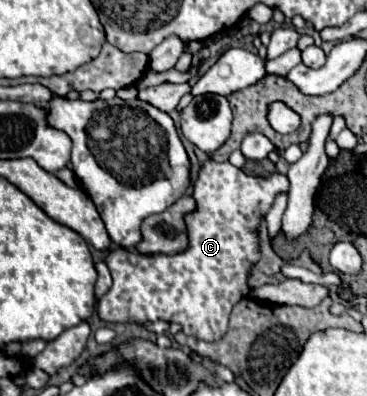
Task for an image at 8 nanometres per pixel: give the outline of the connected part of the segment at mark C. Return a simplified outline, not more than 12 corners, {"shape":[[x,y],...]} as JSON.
{"shape":[[207,158],[177,254],[107,254],[105,322],[219,340],[285,174]]}

